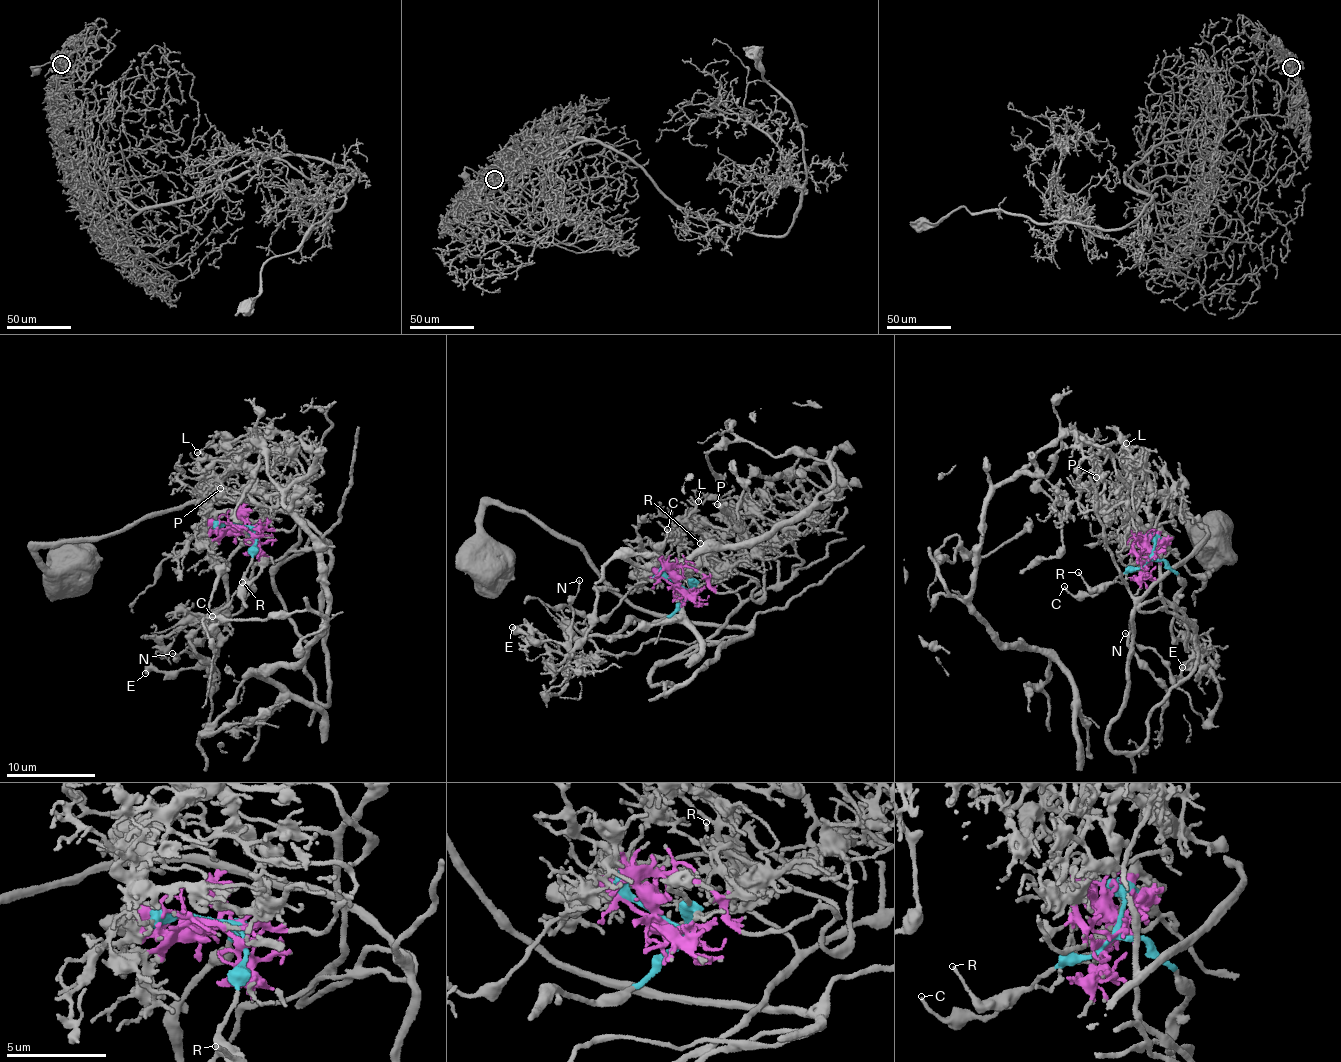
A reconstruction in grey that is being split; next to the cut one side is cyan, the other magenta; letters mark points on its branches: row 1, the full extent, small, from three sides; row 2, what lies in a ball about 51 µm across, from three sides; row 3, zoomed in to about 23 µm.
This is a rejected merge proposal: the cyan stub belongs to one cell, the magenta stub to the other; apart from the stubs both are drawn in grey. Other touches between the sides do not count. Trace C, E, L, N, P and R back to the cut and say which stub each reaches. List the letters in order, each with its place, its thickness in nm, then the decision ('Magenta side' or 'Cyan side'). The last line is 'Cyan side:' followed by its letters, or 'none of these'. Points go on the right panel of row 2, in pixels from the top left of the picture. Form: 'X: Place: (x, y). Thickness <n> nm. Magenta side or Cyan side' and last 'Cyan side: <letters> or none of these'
C: Place: (1064, 586). Thickness 170 nm. Cyan side
E: Place: (1182, 667). Thickness 550 nm. Cyan side
L: Place: (1126, 443). Thickness 150 nm. Magenta side
N: Place: (1125, 633). Thickness 140 nm. Cyan side
P: Place: (1096, 477). Thickness 110 nm. Magenta side
R: Place: (1078, 572). Thickness 140 nm. Cyan side
Cyan side: C, E, N, R

